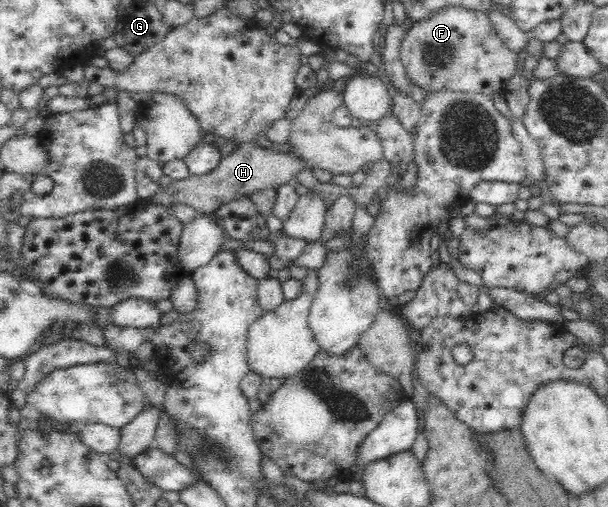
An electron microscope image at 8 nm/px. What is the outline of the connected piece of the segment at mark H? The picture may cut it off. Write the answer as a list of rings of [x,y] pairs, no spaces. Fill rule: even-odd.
[[[240,144],[228,157],[220,160],[218,167],[212,173],[175,181],[169,189],[161,188],[149,201],[166,207],[171,207],[173,203],[185,203],[193,207],[198,214],[211,214],[221,209],[222,205],[228,205],[234,200],[247,200],[253,193],[293,184],[297,175],[311,170],[312,167],[297,155],[275,153],[261,149],[257,144]]]

